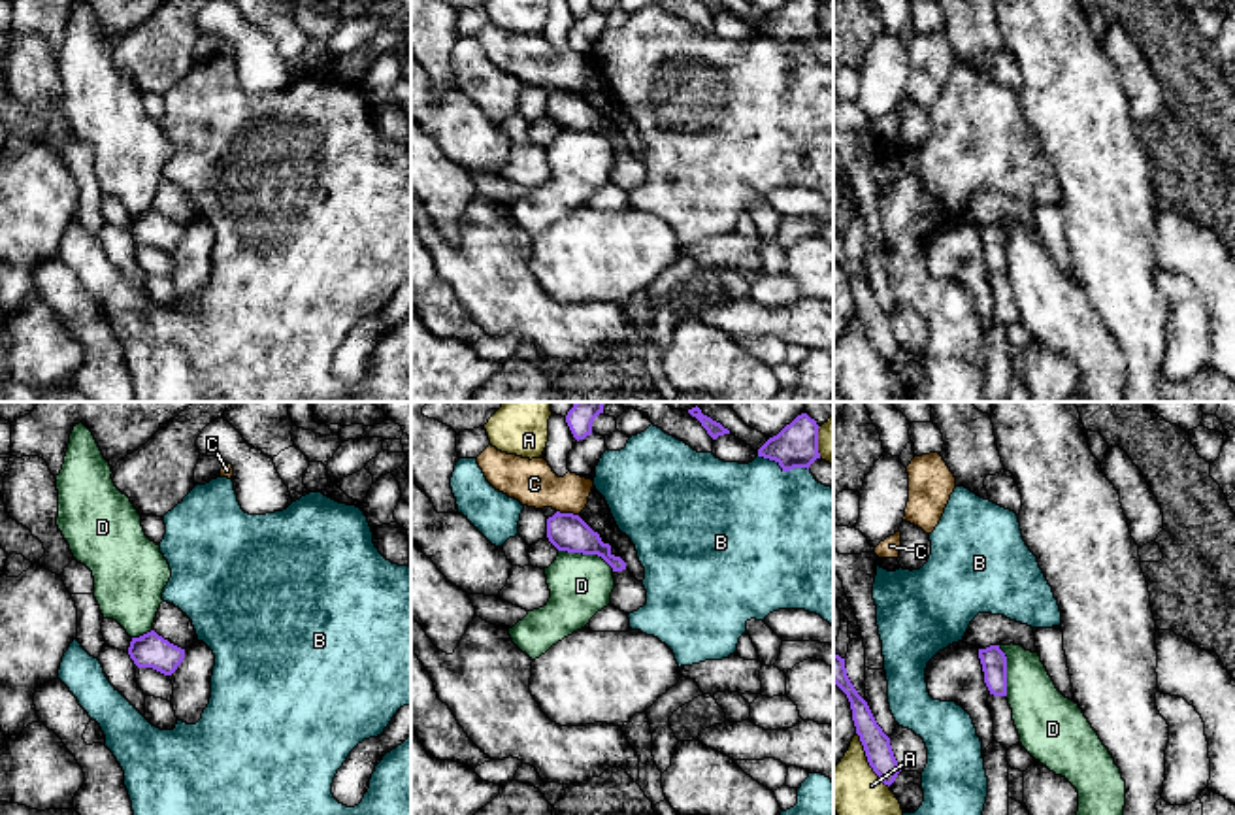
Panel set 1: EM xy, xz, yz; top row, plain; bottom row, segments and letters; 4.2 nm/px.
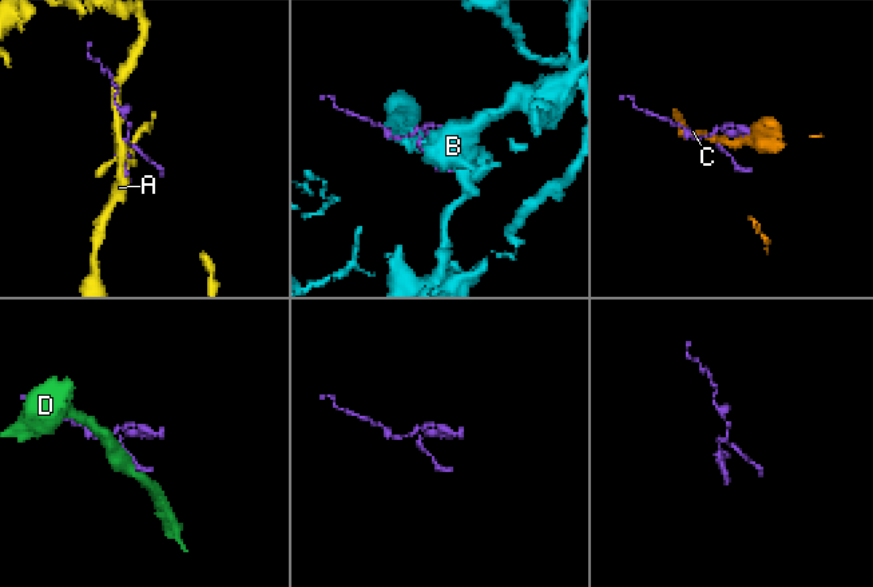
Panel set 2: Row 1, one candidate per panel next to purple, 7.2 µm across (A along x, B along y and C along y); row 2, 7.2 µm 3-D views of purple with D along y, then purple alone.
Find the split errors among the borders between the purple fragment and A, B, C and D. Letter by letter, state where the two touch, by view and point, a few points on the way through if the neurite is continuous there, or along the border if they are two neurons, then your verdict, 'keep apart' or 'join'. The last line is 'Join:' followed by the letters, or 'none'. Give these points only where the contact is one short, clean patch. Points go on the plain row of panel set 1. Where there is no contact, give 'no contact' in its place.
A: contact yz (868, 338); keep apart
B: contact xz (783, 46); keep apart
C: contact xz (568, 91); border xz (557, 87), (577, 93); keep apart
D: contact xz (587, 131); keep apart
Join: none

